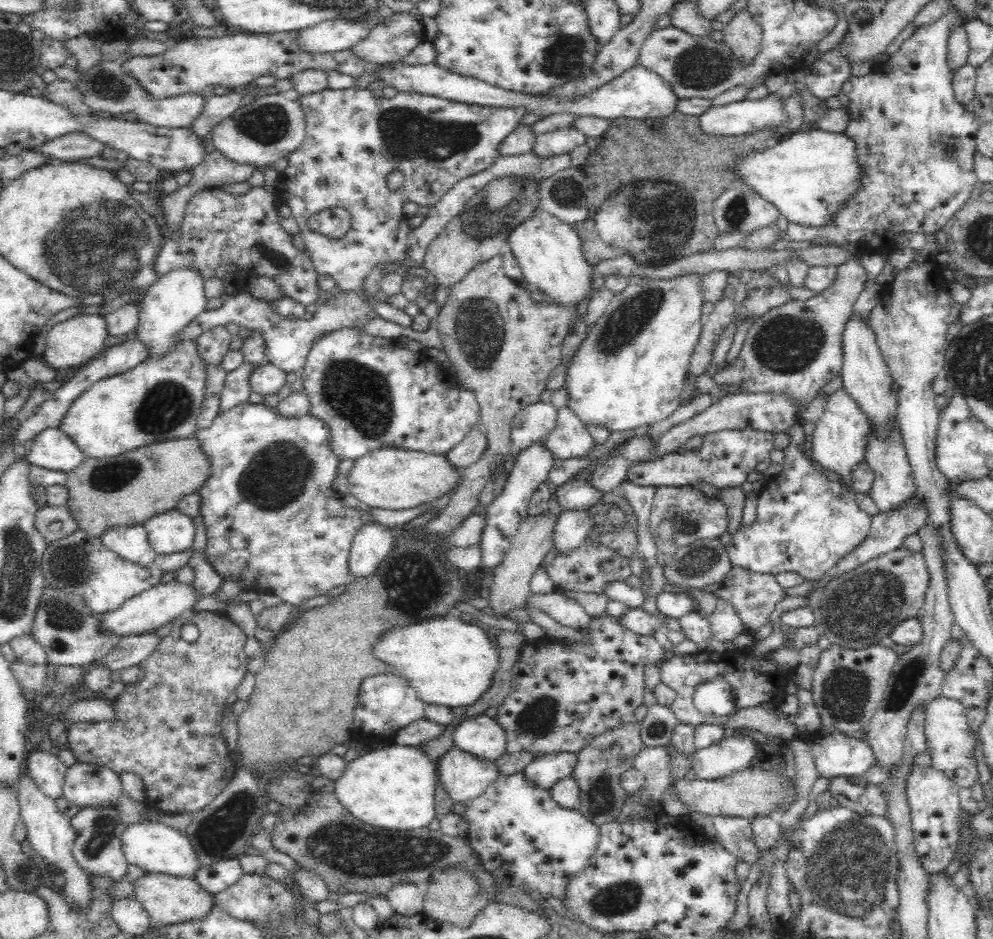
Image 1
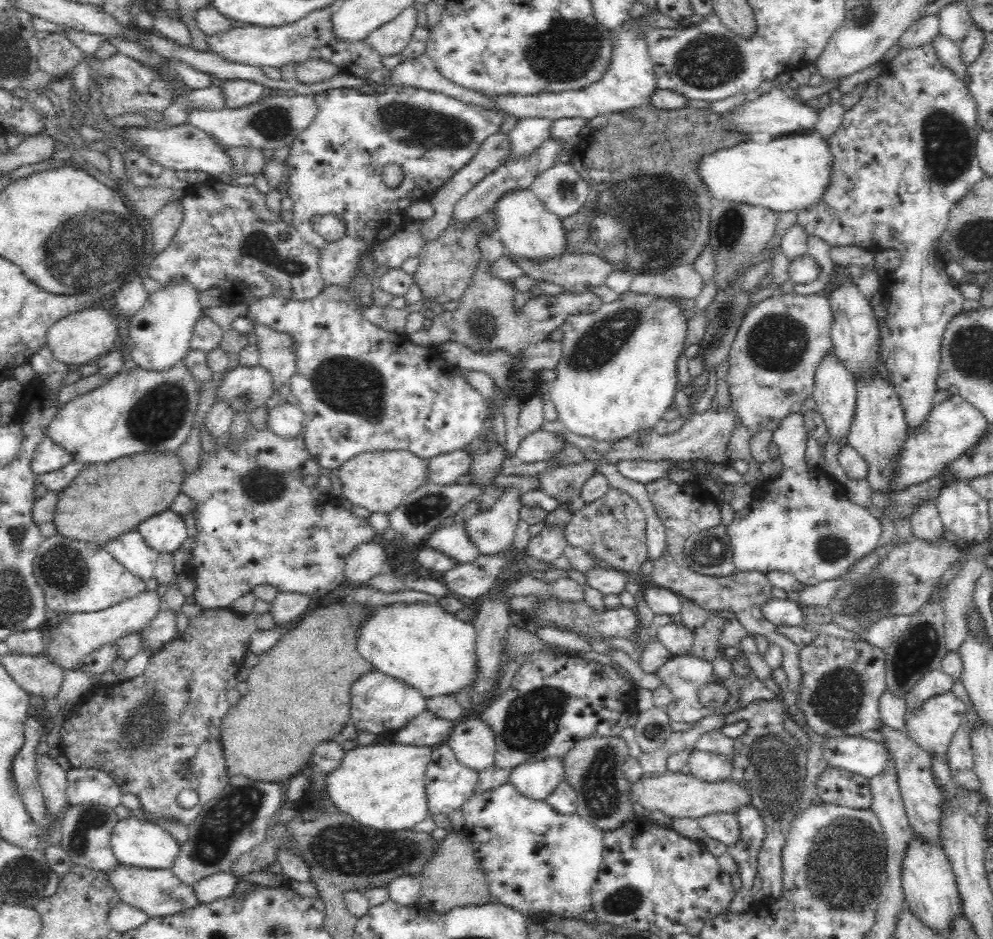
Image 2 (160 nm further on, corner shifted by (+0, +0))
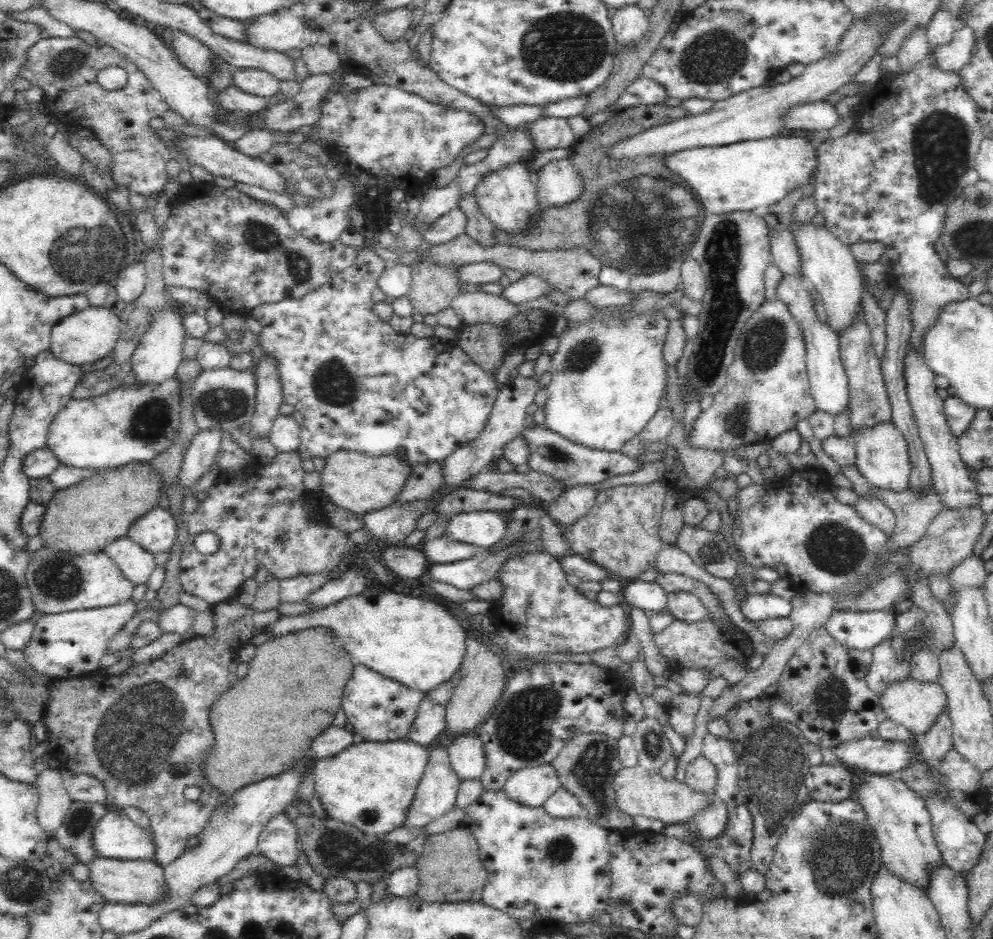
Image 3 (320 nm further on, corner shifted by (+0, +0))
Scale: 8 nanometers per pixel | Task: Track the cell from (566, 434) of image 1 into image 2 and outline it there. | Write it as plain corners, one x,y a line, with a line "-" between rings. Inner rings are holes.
542,429
534,430
534,432
522,433
515,455
522,462
540,462
550,458
564,444
566,440
560,435

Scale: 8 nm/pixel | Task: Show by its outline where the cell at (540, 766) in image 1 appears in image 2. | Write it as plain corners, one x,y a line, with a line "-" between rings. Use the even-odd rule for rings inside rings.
560,758
520,764
508,776
508,784
532,800
546,800
563,781
563,760

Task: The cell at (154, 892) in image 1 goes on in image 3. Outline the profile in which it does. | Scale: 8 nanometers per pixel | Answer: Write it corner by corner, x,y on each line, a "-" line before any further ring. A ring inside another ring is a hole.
98,857
89,863
88,881
96,892
100,893
107,903
122,904
152,904
160,900
166,892
164,885
164,869
155,864
152,859
147,860
123,860

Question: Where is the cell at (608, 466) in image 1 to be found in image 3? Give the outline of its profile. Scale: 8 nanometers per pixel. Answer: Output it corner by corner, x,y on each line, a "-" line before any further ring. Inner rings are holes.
592,485
570,487
550,502
547,513
562,528
572,526
593,507
596,495

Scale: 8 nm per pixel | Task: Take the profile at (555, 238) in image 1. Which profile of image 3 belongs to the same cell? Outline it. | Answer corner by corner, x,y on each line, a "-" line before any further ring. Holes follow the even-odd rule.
510,162
498,170
490,170
484,178
476,184
473,195
479,204
479,209
489,218
495,226
507,234
518,234
530,224
532,216
541,209
537,198
537,185
534,185
528,175
528,169
522,162

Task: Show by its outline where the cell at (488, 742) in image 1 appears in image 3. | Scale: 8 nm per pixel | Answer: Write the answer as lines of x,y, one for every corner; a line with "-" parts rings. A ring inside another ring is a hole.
476,733
454,738
447,752
452,771
461,782
480,779
485,766
485,753
484,744

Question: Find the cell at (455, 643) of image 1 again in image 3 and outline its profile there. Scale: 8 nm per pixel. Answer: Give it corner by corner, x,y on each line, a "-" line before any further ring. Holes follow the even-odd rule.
383,589
376,595
361,593
346,596
344,600
339,600
321,609
308,610
296,616
281,616
266,629
270,631
272,638
278,638
284,634
312,627
324,627
332,630
332,634
342,641
344,651
350,654
353,662
360,663
392,680
397,680
408,688
417,688
425,693
436,688
438,684
451,680
452,674
461,668
460,664
466,648
464,642
466,632
462,630
460,621
454,619
444,607
434,601
424,601
417,596
398,594
397,590

